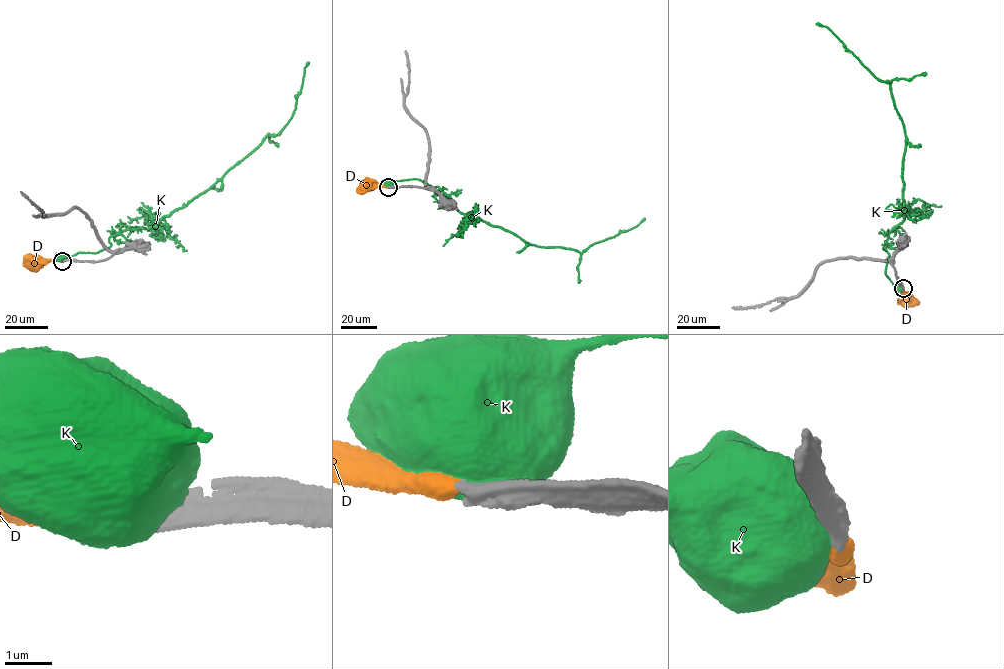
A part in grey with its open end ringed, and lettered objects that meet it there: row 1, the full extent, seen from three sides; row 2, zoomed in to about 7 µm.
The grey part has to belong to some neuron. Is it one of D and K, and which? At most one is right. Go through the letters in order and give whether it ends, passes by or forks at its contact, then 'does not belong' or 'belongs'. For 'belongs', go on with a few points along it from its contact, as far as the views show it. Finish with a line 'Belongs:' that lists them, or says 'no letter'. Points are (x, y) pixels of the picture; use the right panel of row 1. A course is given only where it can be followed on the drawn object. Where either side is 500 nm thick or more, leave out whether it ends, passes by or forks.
D: it ends; belongs; course (903, 288), (907, 302)
K: does not belong
Belongs: D

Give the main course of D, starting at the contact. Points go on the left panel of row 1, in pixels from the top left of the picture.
D: (63, 261), (33, 264)

